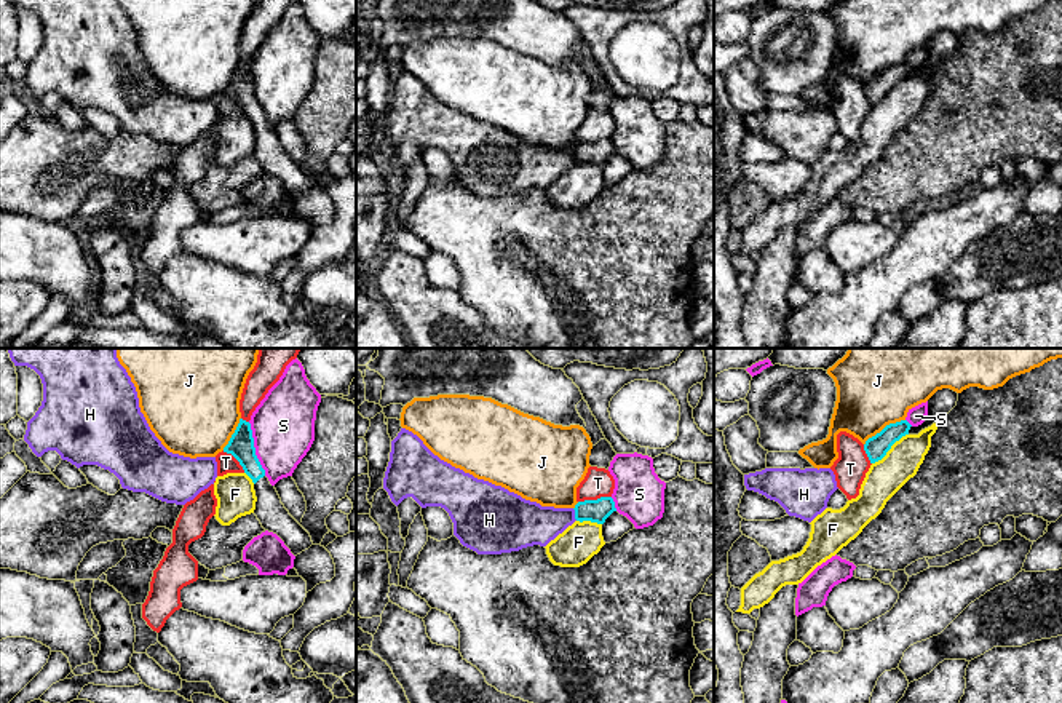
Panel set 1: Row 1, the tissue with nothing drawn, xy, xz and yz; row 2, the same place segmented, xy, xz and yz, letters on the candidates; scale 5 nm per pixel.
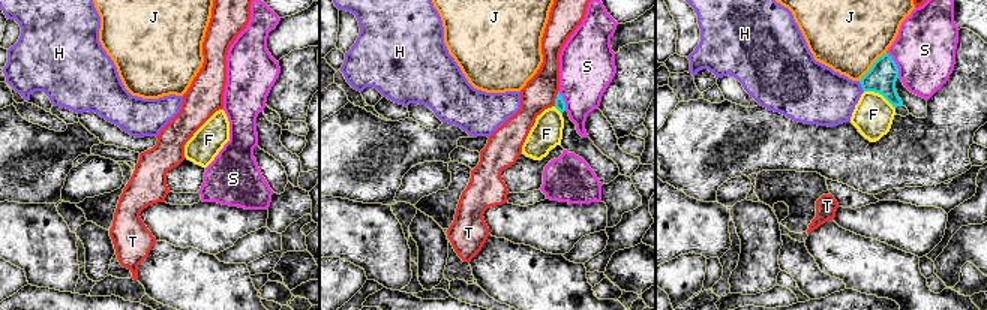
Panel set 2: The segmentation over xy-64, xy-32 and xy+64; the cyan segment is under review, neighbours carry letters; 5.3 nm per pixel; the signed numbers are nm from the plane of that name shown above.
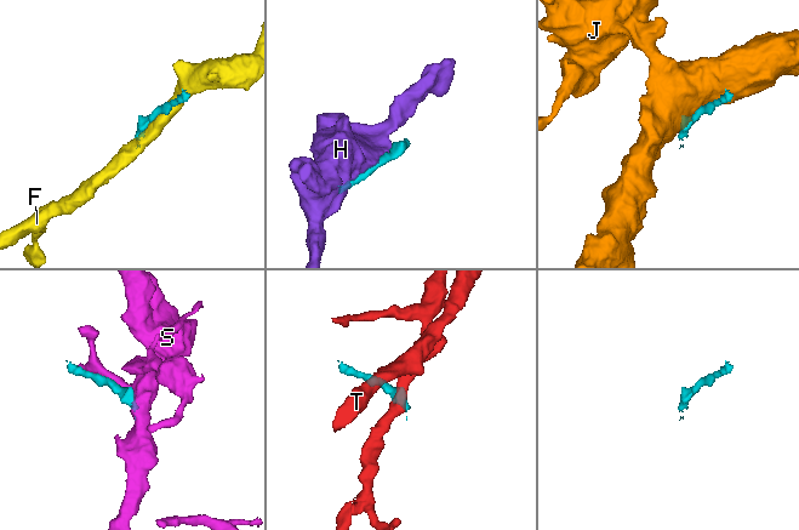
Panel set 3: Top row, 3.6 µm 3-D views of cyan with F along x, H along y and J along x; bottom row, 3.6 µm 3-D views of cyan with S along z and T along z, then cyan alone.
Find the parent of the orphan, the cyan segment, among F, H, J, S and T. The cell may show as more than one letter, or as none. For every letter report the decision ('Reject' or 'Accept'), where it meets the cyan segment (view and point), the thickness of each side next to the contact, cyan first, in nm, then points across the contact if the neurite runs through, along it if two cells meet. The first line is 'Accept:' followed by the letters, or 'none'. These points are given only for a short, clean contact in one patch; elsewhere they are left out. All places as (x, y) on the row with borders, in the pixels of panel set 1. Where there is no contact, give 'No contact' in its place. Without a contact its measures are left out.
Accept: none
F: Reject. Touches cyan at yz (890, 448). Thickness 120 nm (cyan) against 180 nm
H: Reject. Touches cyan at xz (575, 515). Thickness 110 nm (cyan) against 220 nm
J: Reject. Touches cyan at yz (885, 427). Thickness 120 nm (cyan) against 420 nm. Boundary: yz (904, 419), (887, 424), (864, 444)
S: Reject. Touches cyan at xy (254, 449). Thickness 130 nm (cyan) against 320 nm
T: Reject. Touches cyan at xz (594, 500). Thickness 110 nm (cyan) against 150 nm. Boundary: xz (610, 496), (578, 502)

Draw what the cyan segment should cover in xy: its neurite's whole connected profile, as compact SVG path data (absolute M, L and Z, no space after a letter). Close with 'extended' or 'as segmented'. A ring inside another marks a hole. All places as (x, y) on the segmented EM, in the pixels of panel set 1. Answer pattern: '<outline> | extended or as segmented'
M240 419L224 452L232 454L240 462L244 473L252 479L257 497L254 514L262 527L276 534L294 556L308 550L313 545L310 534L289 514L275 486L271 486L265 476L265 470L256 455L249 422Z | extended

